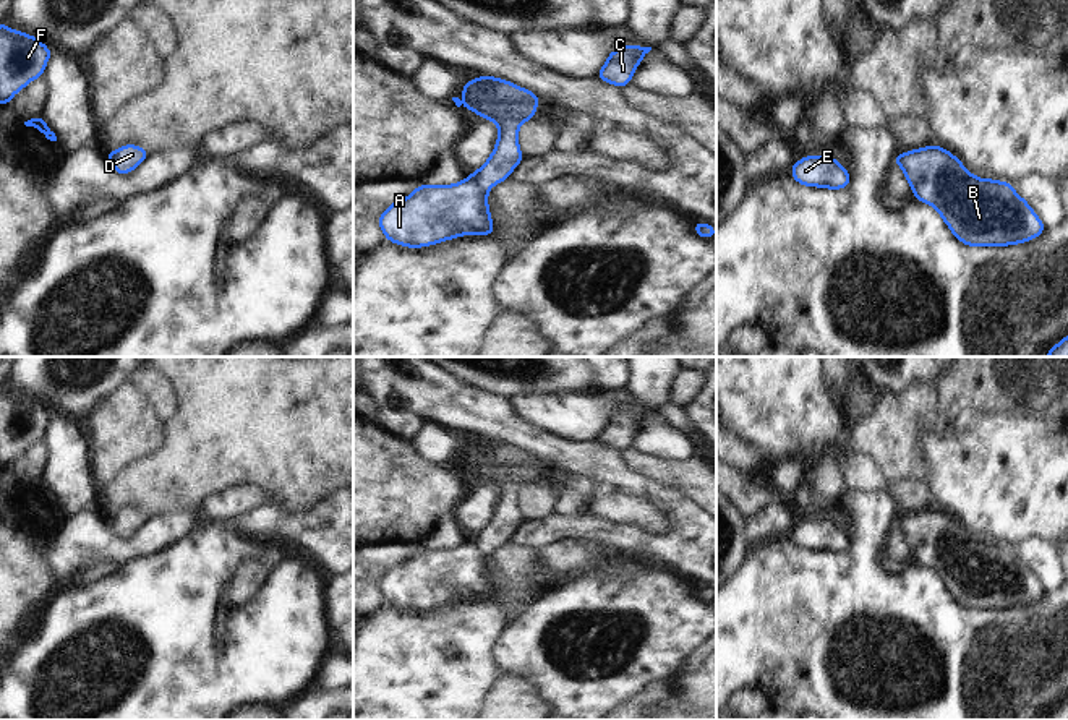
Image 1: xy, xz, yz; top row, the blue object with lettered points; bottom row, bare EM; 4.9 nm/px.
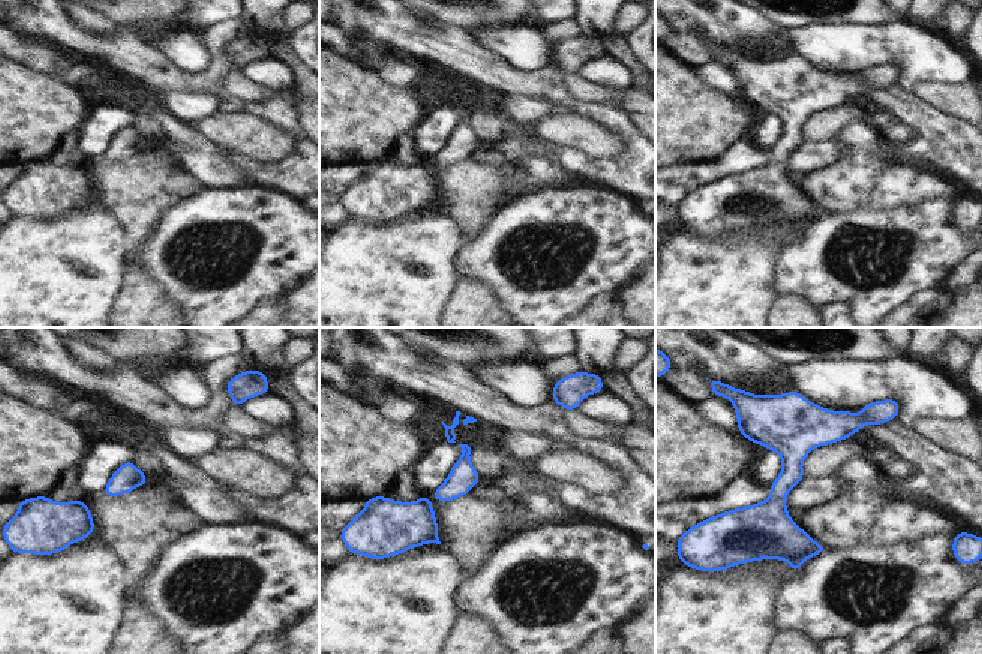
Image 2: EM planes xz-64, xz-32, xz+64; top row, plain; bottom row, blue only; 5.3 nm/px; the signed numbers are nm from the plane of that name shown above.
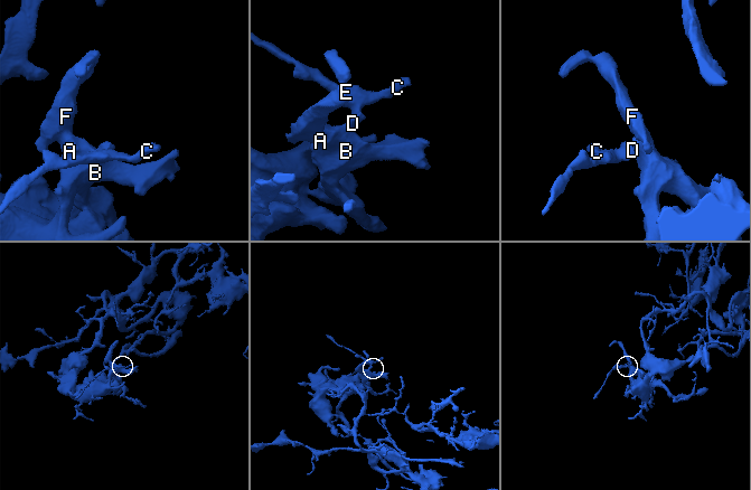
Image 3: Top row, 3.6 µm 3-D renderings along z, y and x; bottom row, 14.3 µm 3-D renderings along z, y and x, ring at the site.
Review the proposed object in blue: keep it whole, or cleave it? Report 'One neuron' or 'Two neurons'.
One neuron.

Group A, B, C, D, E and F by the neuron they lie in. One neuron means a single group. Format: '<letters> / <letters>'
A B C D E F

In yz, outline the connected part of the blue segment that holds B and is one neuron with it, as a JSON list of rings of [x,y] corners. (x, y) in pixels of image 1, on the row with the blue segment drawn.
[[[925,146],[908,152],[898,152],[898,164],[906,175],[912,196],[930,204],[945,221],[951,234],[966,246],[1008,246],[1037,238],[1045,225],[1021,198],[1011,182],[979,178],[963,162],[942,146]]]

